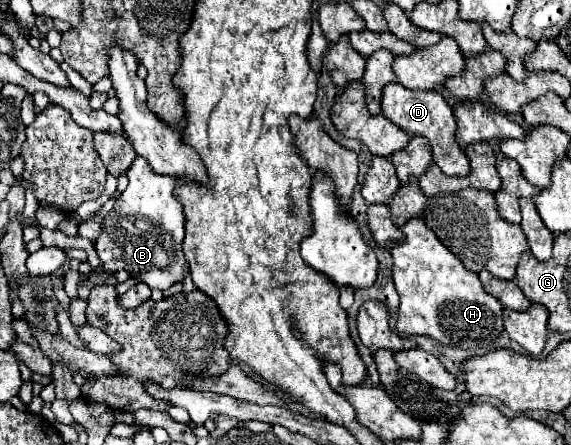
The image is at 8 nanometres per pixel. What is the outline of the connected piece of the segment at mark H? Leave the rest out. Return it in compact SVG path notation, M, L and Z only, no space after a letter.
M412 217L408 223L400 227L404 233L402 243L394 243L390 247L392 253L392 277L396 291L400 295L400 307L398 307L398 317L396 317L396 329L406 335L430 335L438 339L440 343L452 345L452 347L462 347L462 349L472 349L472 347L482 347L482 345L492 345L500 333L502 333L502 305L484 291L480 279L476 273L470 273L454 253L450 253L438 237L426 227L426 223L420 217Z

